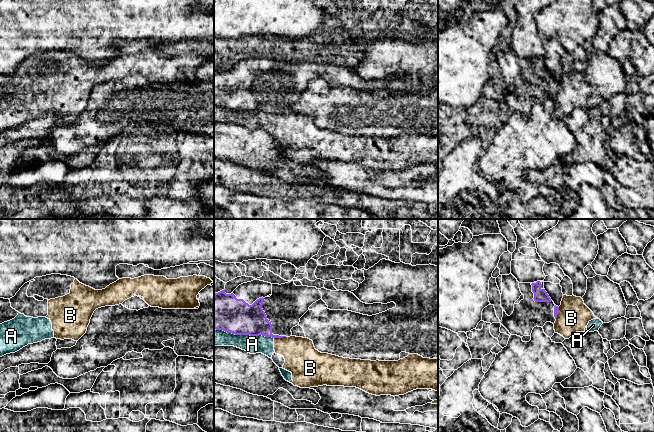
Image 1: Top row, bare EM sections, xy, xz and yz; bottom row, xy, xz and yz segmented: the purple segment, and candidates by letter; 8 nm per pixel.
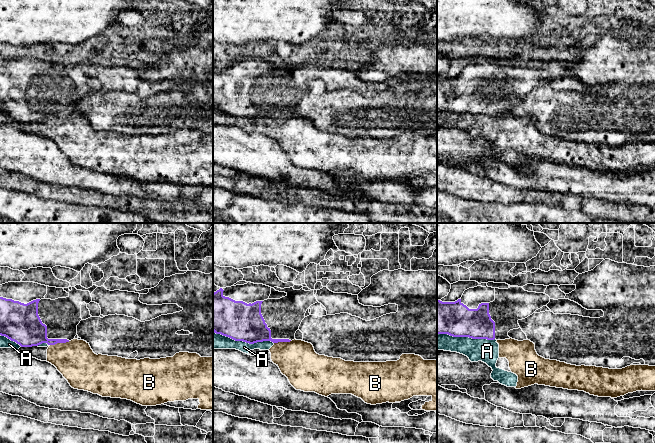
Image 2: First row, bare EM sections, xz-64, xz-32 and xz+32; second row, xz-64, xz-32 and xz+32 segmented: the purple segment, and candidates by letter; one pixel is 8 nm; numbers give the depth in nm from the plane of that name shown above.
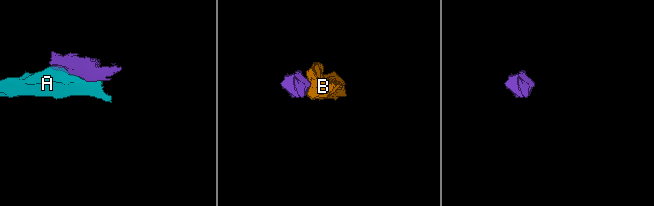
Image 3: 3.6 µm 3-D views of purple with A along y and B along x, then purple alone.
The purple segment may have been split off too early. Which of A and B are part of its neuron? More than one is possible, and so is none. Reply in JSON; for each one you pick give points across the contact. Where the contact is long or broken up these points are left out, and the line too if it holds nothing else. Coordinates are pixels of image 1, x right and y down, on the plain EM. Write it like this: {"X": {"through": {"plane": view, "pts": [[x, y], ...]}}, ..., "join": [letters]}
{"join": []}

